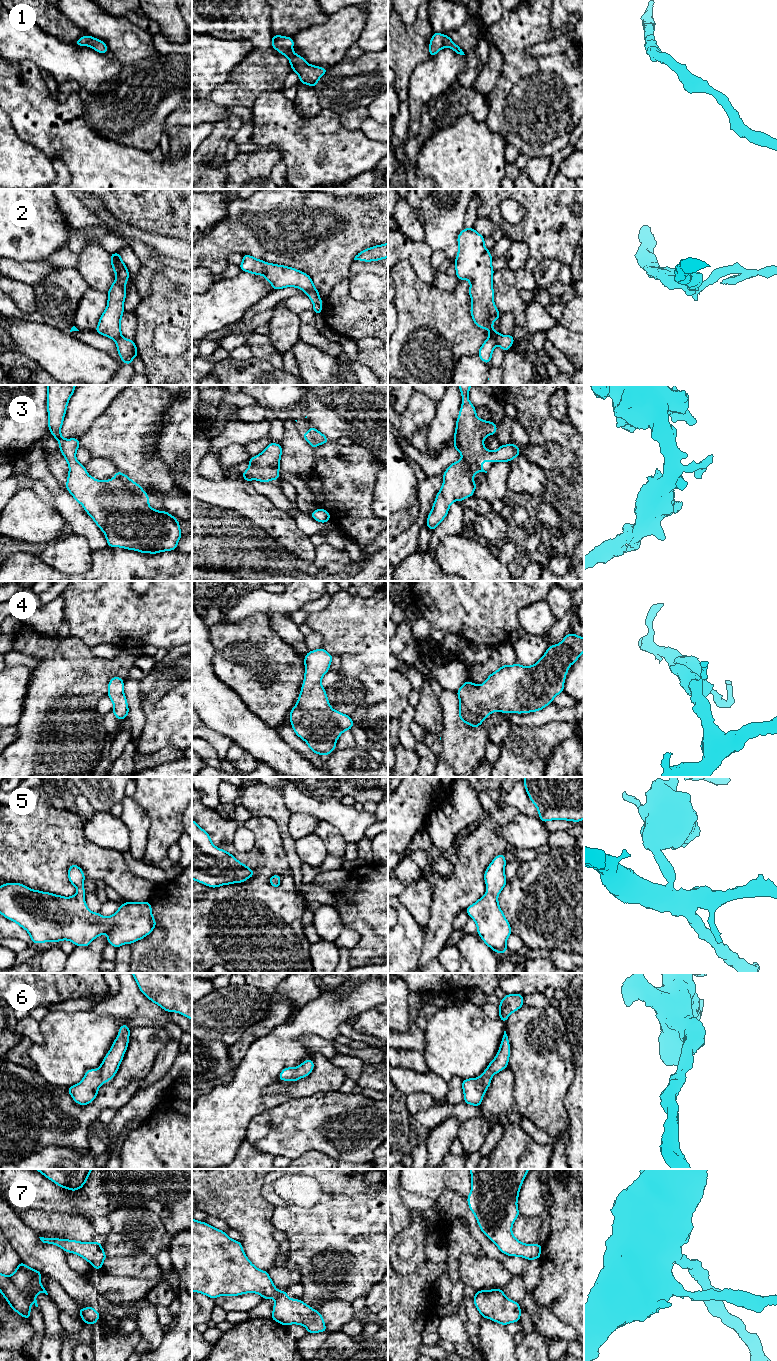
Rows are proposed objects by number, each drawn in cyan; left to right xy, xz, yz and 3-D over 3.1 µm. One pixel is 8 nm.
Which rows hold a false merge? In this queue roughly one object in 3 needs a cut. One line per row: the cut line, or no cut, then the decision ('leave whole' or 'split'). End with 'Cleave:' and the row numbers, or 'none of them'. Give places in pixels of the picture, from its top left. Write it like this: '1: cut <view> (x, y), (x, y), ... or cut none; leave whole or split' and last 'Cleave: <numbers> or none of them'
1: cut none; leave whole
2: cut yz (488, 336), (497, 344); split
3: cut none; leave whole
4: cut none; leave whole
5: cut none; leave whole
6: cut none; leave whole
7: cut none; leave whole
Cleave: 2

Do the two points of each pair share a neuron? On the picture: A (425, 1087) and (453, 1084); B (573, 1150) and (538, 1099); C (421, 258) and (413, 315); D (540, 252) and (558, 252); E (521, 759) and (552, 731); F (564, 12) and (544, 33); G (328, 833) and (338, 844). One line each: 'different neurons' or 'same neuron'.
A: different neurons
B: different neurons
C: different neurons
D: same neuron
E: same neuron
F: different neurons
G: same neuron

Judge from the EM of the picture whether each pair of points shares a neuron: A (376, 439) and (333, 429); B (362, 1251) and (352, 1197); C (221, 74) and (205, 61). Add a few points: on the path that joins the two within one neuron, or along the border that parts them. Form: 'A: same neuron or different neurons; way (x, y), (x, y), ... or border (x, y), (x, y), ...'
A: same neuron; way (365, 429), (344, 429)
B: same neuron; way (353, 1238), (352, 1210)
C: same neuron; way (217, 70), (209, 62)

